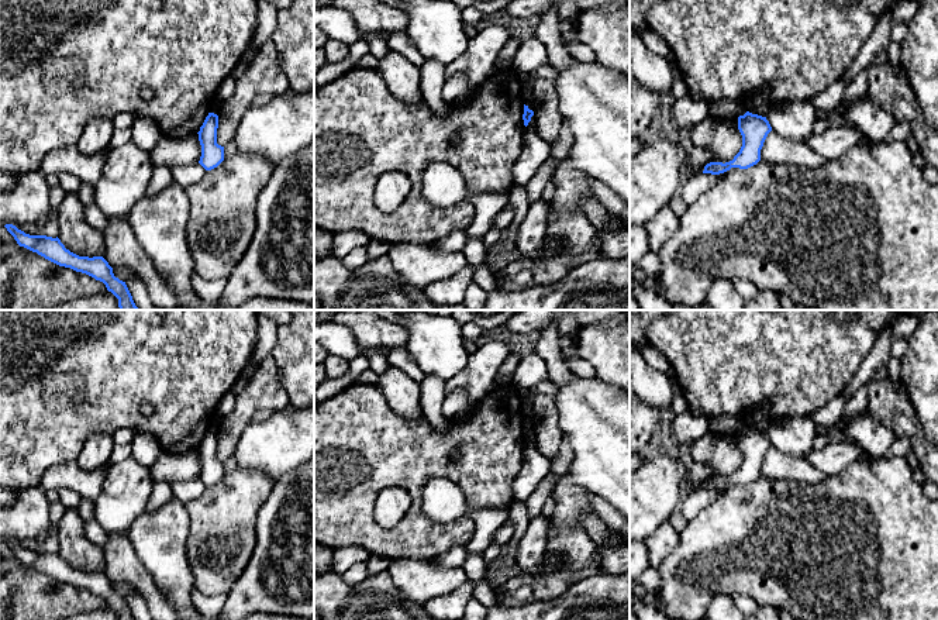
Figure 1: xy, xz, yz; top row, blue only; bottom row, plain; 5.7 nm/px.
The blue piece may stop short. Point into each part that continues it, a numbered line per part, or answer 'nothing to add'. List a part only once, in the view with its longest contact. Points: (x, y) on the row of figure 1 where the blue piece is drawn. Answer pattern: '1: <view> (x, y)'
nothing to add

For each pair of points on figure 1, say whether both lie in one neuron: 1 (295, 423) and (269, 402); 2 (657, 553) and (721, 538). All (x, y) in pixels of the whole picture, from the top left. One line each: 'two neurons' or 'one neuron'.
1: two neurons
2: two neurons

